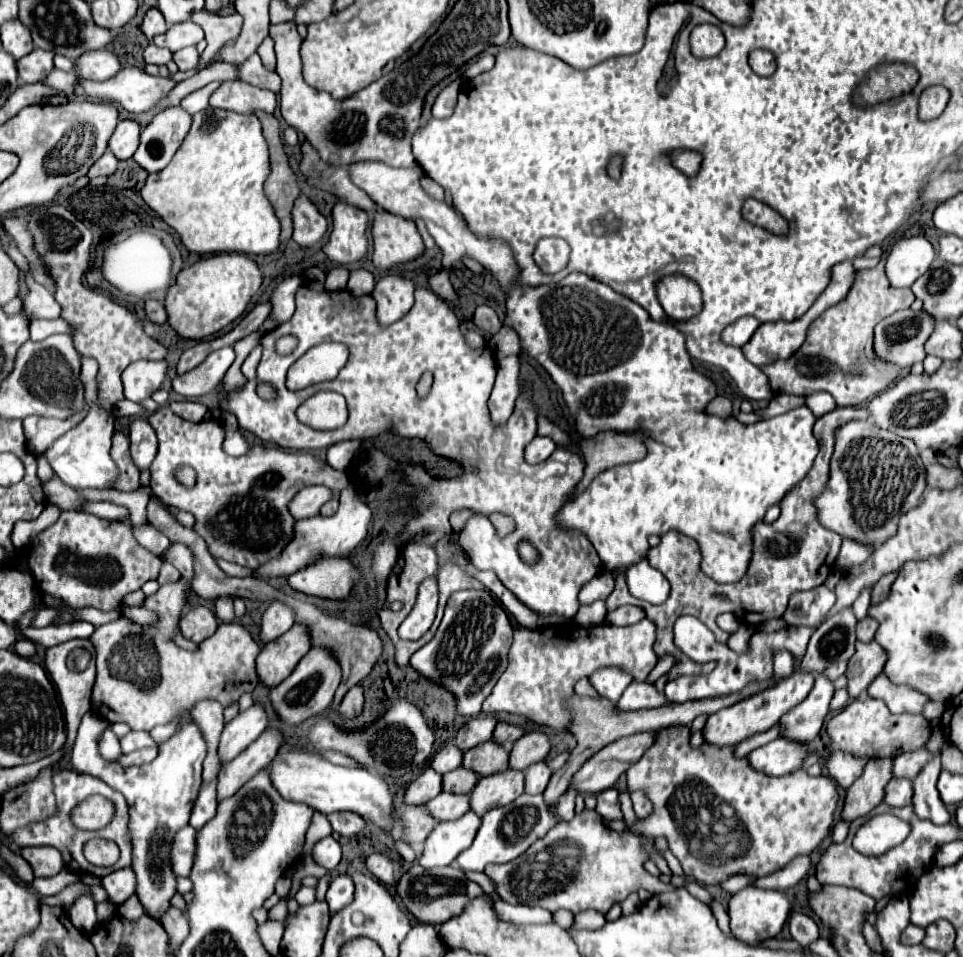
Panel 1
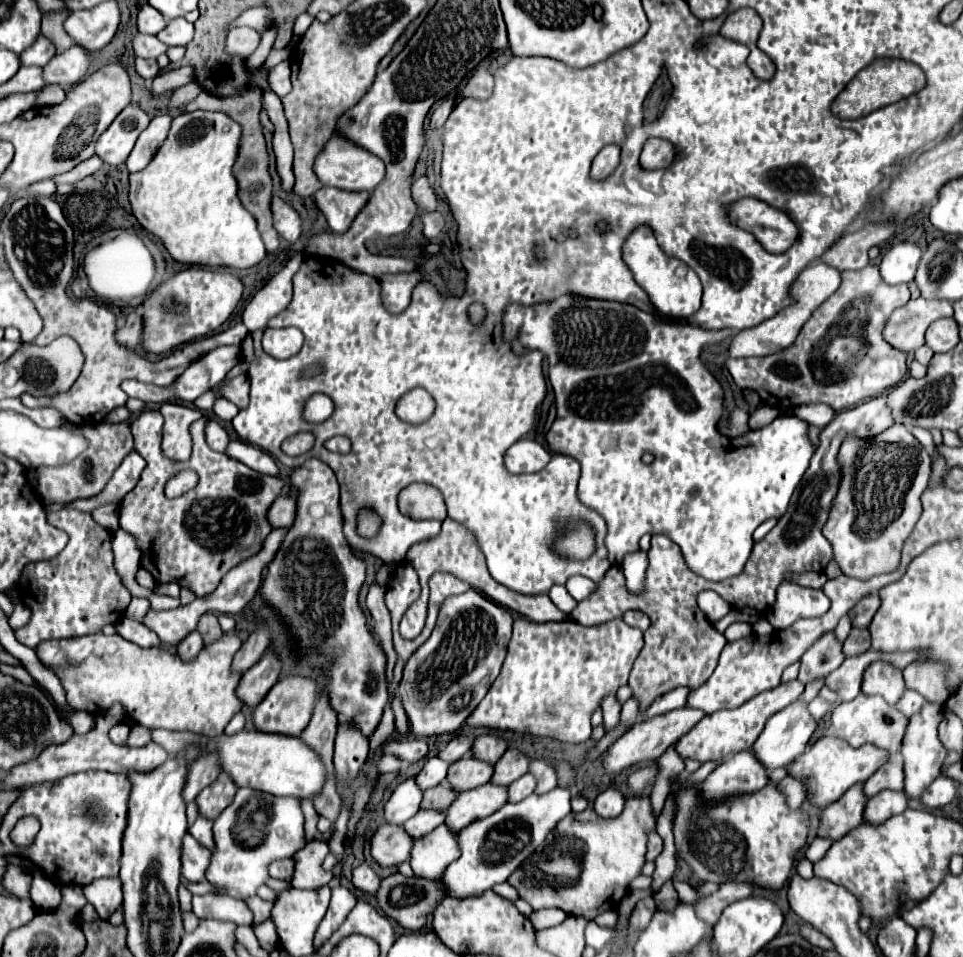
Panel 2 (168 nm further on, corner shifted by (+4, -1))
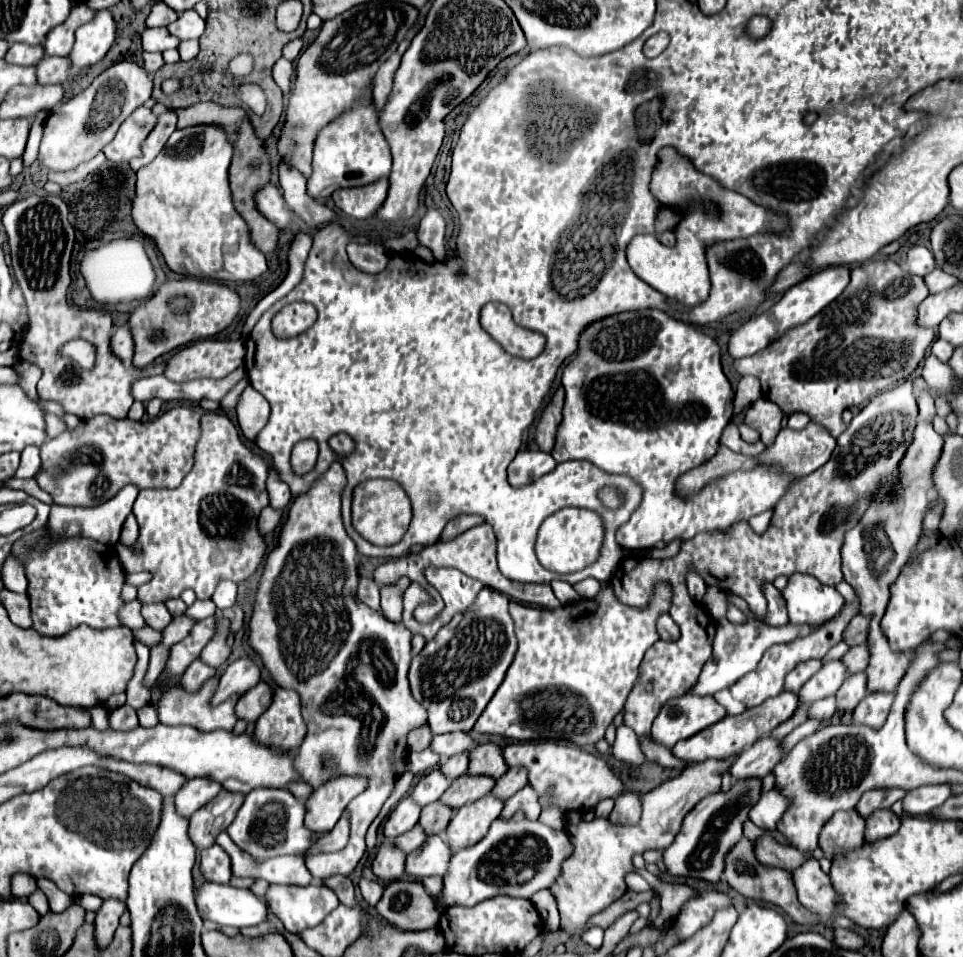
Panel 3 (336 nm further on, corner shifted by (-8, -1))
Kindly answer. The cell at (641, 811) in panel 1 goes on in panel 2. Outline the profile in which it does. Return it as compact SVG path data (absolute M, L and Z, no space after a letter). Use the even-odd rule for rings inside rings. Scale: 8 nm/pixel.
M656 831L650 833L650 839L648 839L648 851L646 851L646 861L654 861L658 855L662 853L662 839Z

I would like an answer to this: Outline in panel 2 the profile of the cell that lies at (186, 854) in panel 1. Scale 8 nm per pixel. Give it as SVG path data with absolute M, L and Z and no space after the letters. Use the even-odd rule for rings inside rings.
M186 835L182 847L182 875L192 883L200 883L206 879L204 875L210 865L210 857L212 853L206 847L202 847L194 837Z

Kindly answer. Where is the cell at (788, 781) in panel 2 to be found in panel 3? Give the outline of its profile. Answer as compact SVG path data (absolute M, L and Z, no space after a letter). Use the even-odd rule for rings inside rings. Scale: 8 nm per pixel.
M770 789L760 797L758 805L750 809L750 821L754 821L754 825L758 825L760 829L774 829L790 805L790 797L782 795L778 789Z

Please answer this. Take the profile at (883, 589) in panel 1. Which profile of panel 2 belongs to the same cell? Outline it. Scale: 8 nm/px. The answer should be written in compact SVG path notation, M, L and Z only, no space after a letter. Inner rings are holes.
M876 593L866 595L866 599L862 599L856 607L852 607L852 611L848 611L852 627L868 627L878 607L880 607L880 597Z

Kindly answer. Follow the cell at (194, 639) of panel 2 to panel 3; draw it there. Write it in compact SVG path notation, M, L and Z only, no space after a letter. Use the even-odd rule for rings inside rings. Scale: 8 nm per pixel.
M194 659L190 663L190 667L184 671L182 675L182 685L188 689L188 691L196 691L206 679L210 679L210 675L216 675L216 669L214 667L208 667L206 663L202 663L202 659Z

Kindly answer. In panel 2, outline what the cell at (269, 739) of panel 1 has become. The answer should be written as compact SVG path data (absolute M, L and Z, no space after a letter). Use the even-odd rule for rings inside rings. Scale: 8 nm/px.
M220 773L218 779L214 783L210 783L206 789L202 789L200 795L196 797L198 813L202 817L214 821L232 803L236 791L238 789L236 789L234 781L226 773Z

